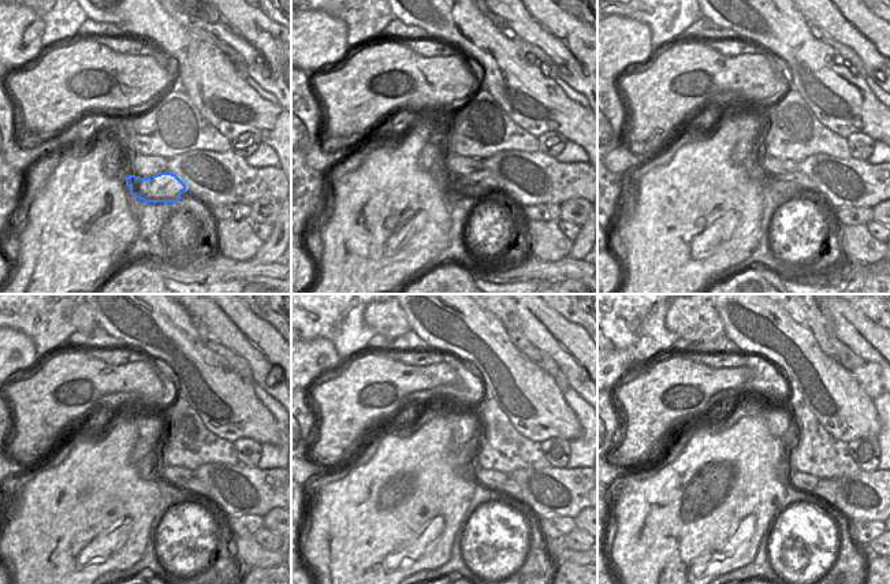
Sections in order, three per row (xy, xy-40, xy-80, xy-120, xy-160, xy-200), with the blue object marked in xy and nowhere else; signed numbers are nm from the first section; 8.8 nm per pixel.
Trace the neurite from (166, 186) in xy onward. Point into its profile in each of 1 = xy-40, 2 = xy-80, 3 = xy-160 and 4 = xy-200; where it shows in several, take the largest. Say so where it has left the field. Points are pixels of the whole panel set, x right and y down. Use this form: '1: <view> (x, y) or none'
1: xy-40 (483, 178)
2: xy-80 (799, 178)
3: xy-160 (510, 488)
4: xy-200 (826, 488)

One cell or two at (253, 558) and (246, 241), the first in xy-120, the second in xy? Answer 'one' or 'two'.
one

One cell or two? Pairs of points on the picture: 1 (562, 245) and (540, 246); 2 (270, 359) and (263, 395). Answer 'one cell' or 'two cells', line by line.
1: one cell
2: two cells

